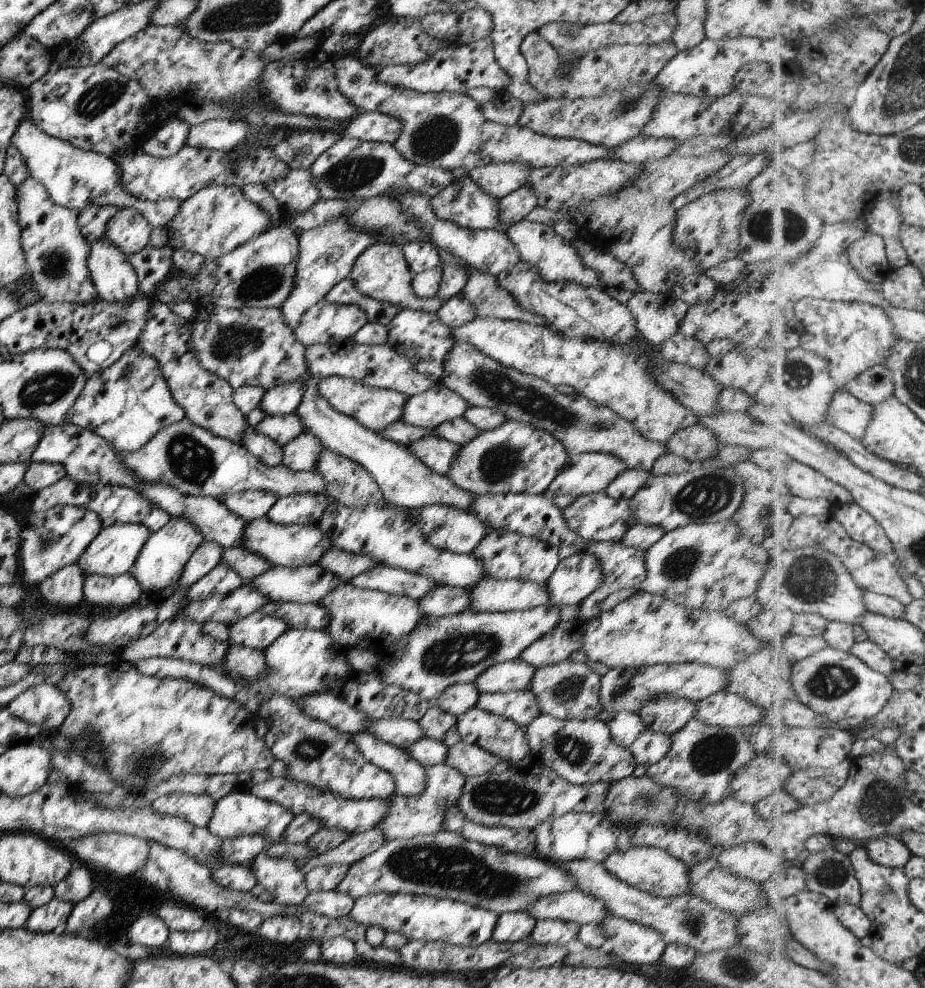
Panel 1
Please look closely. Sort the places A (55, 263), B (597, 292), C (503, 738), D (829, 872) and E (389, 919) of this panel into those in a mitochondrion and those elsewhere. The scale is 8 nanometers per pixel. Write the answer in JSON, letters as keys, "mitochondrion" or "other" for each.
{"A":"mitochondrion","B":"other","C":"mitochondrion","D":"mitochondrion","E":"other"}

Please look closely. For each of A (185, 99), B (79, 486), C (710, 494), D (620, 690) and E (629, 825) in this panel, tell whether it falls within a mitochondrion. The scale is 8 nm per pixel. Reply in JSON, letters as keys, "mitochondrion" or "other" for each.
{"A":"other","B":"other","C":"mitochondrion","D":"mitochondrion","E":"other"}

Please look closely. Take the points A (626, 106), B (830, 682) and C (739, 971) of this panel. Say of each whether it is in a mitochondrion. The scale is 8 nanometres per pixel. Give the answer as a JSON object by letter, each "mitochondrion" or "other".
{"A":"mitochondrion","B":"mitochondrion","C":"mitochondrion"}

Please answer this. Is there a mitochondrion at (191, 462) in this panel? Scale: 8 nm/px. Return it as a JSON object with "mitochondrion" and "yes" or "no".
{"mitochondrion":"yes"}

